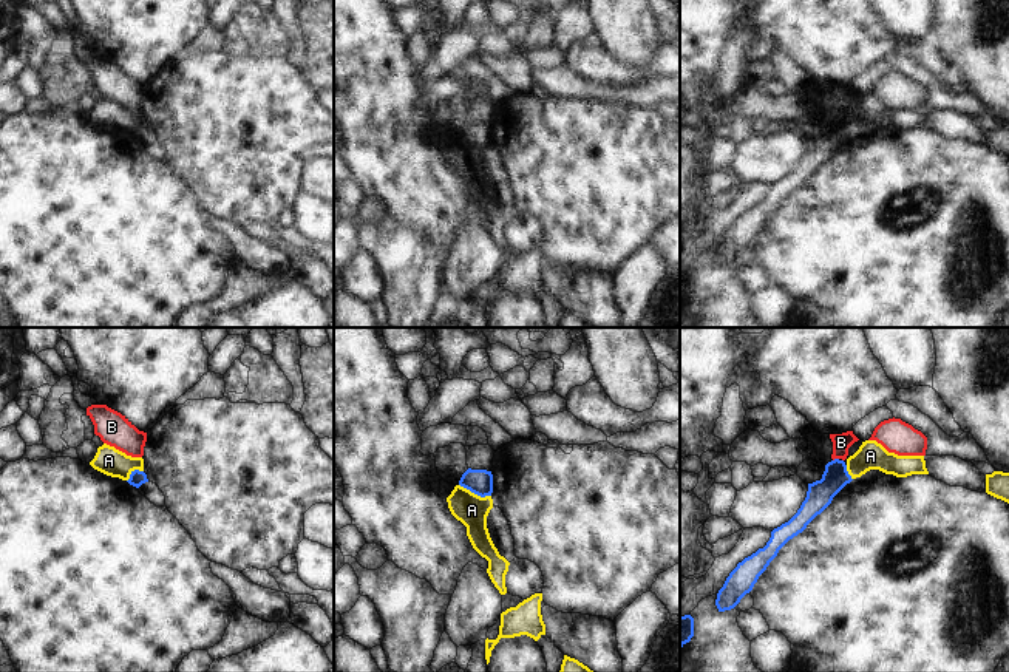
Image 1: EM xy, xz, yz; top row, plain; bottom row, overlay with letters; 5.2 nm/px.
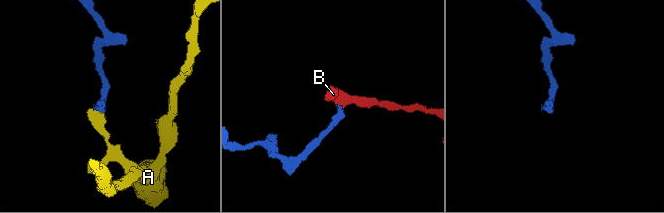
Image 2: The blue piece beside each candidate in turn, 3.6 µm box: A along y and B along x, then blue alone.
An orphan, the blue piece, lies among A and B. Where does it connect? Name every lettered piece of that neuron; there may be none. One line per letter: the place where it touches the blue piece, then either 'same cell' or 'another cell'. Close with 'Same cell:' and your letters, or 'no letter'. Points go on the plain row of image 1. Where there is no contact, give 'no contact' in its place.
A: contact xz (475, 147); another cell
B: contact yz (835, 113); same cell
Same cell: B

